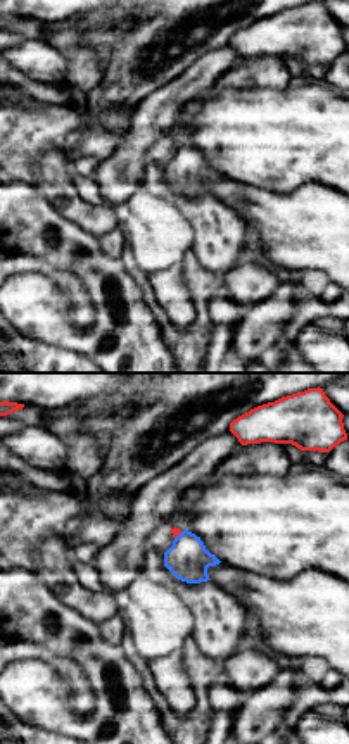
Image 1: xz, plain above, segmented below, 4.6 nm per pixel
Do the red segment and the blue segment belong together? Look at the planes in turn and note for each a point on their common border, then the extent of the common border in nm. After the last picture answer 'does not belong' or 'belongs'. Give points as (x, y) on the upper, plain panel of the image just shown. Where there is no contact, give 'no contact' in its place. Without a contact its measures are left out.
(178, 147) | 50 nm

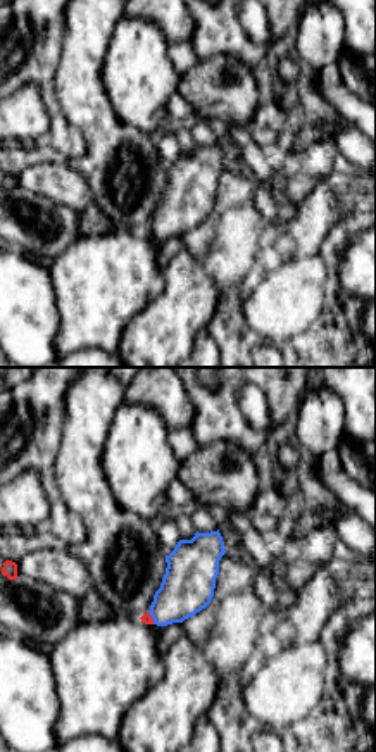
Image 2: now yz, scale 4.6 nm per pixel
(150, 231) | 70 nm

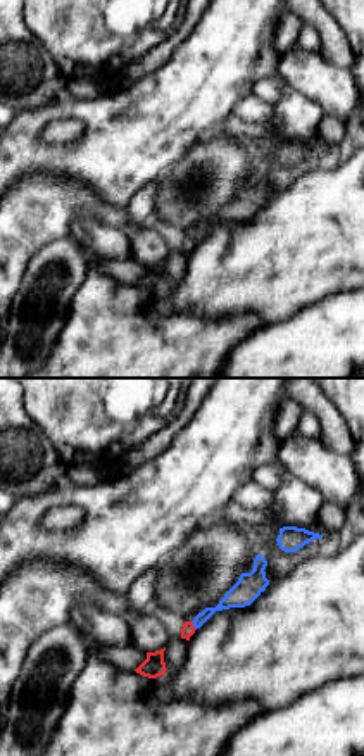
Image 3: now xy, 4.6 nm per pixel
(192, 239) | 50 nm

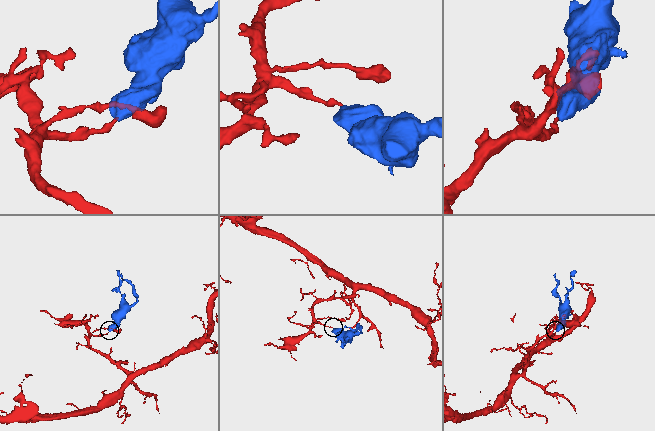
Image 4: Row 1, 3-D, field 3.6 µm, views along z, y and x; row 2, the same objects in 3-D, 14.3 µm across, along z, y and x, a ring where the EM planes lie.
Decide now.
does not belong

